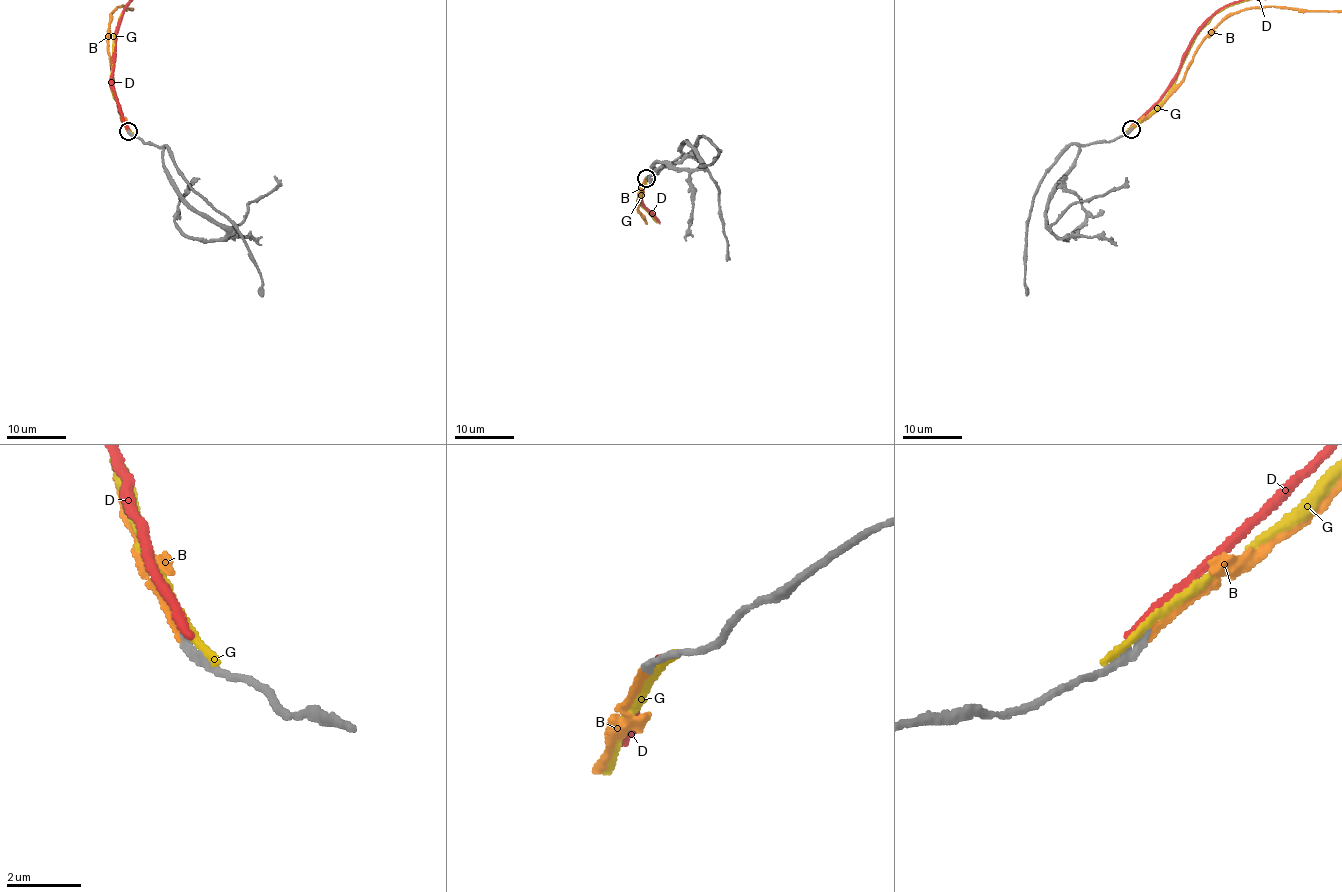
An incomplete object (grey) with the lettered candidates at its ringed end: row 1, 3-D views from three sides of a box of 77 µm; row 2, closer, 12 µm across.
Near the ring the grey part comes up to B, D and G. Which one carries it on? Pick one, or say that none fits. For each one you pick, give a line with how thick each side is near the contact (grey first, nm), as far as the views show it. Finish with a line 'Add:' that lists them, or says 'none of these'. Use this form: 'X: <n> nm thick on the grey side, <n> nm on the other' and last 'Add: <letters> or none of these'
B: 200 nm thick on the grey side, 160 nm on the other
Add: B

